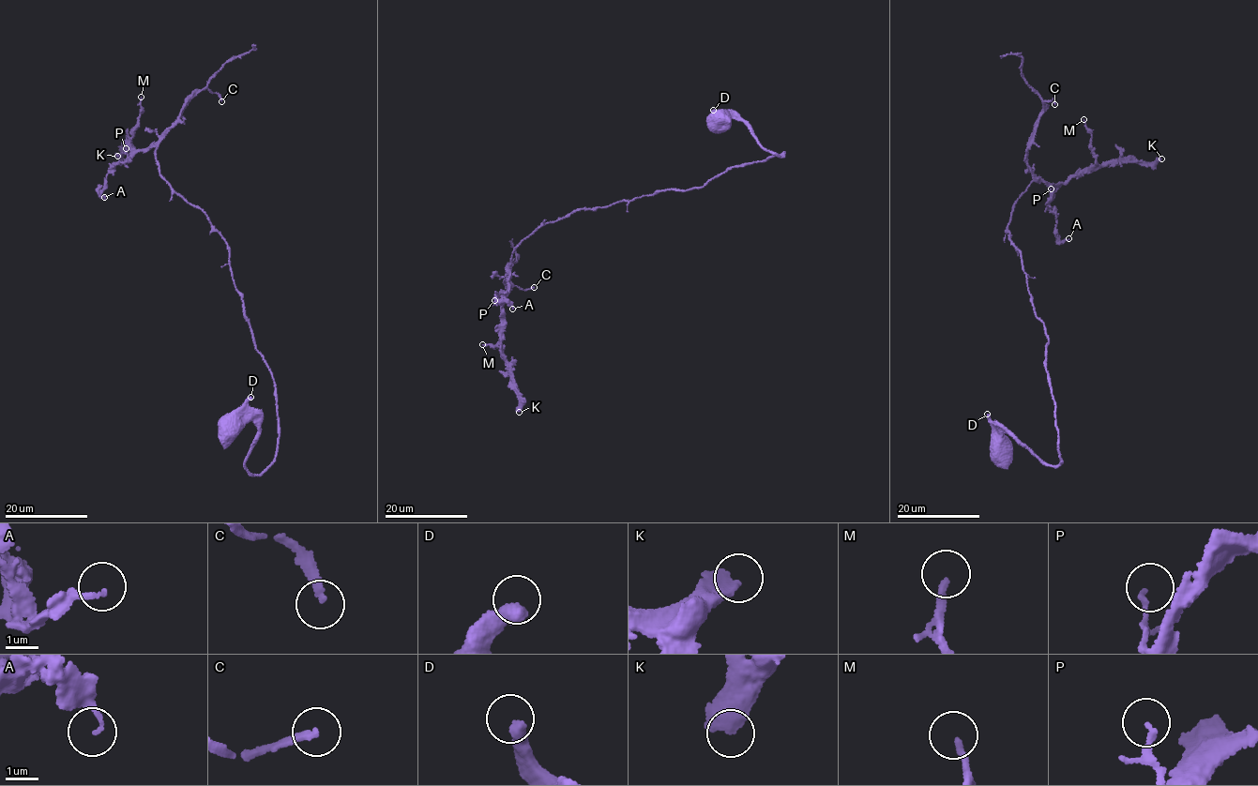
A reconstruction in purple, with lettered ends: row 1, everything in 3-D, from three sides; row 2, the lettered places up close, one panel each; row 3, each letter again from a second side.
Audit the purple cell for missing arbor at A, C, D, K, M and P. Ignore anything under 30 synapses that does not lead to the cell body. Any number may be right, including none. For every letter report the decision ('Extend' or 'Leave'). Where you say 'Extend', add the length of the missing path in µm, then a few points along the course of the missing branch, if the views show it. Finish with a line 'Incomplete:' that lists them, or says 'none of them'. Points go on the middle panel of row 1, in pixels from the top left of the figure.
A: Leave
C: Leave
D: Leave
K: Extend. Missing length about 35 µm. Course of what is missing: (519, 412), (509, 431), (513, 452), (520, 465), (532, 469), (541, 494), (538, 505)
M: Leave
P: Leave
Incomplete: K

